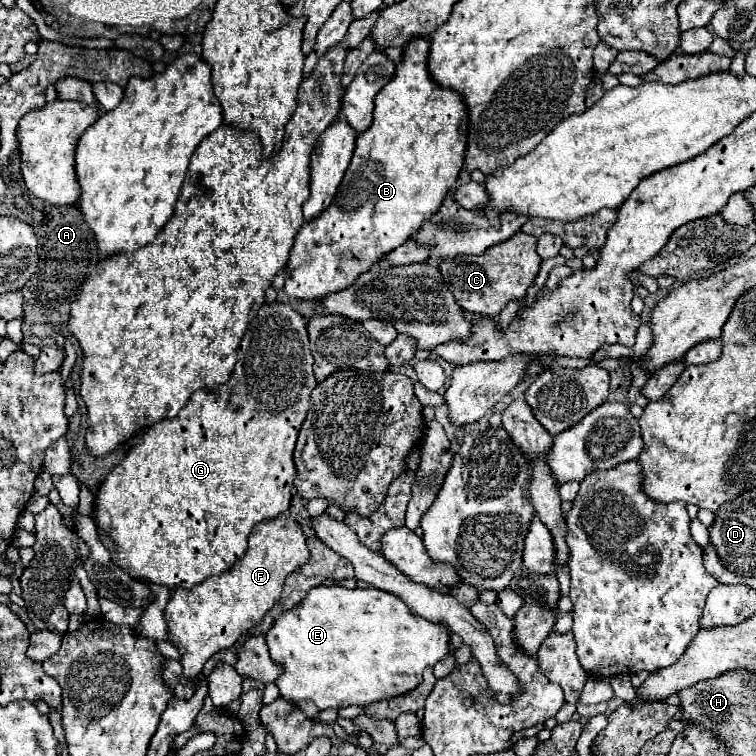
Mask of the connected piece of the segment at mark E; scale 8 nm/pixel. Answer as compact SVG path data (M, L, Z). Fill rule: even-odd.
M340 585L314 587L314 589L310 589L306 599L296 609L292 609L292 611L288 611L282 617L276 619L272 629L266 633L266 643L268 643L268 649L270 649L270 657L274 661L278 661L280 665L284 665L284 673L276 679L280 695L286 701L294 701L294 703L298 703L302 699L310 699L318 705L320 711L322 709L340 709L340 707L350 707L350 705L366 707L374 701L384 701L384 699L390 699L390 697L400 697L402 693L410 693L410 689L416 689L420 685L422 673L424 673L426 667L434 667L438 661L442 661L444 657L450 657L450 653L452 653L450 631L446 629L446 625L432 623L432 621L426 621L424 617L418 617L416 613L412 613L412 609L400 597L396 597L394 593L386 593L378 587L366 587L366 589L360 589L360 587L346 589L346 587L340 587Z

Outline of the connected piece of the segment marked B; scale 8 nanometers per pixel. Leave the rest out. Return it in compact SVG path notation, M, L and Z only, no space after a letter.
M414 37L412 41L406 43L404 53L402 53L402 61L396 65L396 73L394 77L388 81L386 87L380 89L380 93L374 99L374 123L370 125L370 129L366 129L364 133L358 135L356 139L356 149L352 155L352 163L340 183L340 189L336 193L336 199L332 201L332 205L316 219L308 221L302 225L302 229L296 235L296 243L294 249L290 253L290 261L288 261L288 269L286 269L286 285L284 291L288 297L296 297L296 299L306 299L306 301L314 301L320 297L326 297L332 291L340 291L346 289L348 285L354 283L354 279L360 273L366 273L380 257L384 257L386 253L390 253L392 249L396 249L398 245L406 243L410 239L410 235L416 233L416 229L420 227L420 223L424 219L428 219L432 213L438 211L438 207L442 205L444 195L452 189L452 185L458 179L458 173L464 165L464 157L466 157L466 133L468 133L468 109L466 109L466 101L462 101L462 97L458 97L458 93L454 93L454 89L446 89L442 85L438 85L430 73L428 73L428 57L430 57L430 39L428 37Z

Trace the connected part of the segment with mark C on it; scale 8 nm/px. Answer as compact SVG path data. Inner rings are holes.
M518 231L508 241L486 249L484 255L458 255L442 259L440 273L462 309L496 317L510 301L518 301L526 295L526 289L534 283L540 271L540 263L542 259L536 253L536 237Z

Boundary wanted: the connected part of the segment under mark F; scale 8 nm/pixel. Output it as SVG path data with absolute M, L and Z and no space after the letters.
M276 517L270 521L258 523L258 525L254 525L254 529L248 537L246 555L242 559L238 559L228 571L224 571L220 577L208 577L206 581L198 583L192 589L176 587L172 591L172 597L164 609L164 619L168 625L168 641L180 651L180 663L184 667L186 679L196 679L202 673L202 667L208 657L212 657L216 651L232 647L240 635L244 635L254 625L258 625L262 621L262 617L278 603L284 579L294 569L298 569L302 563L306 563L310 557L304 539L306 537L304 537L300 525L292 519Z

